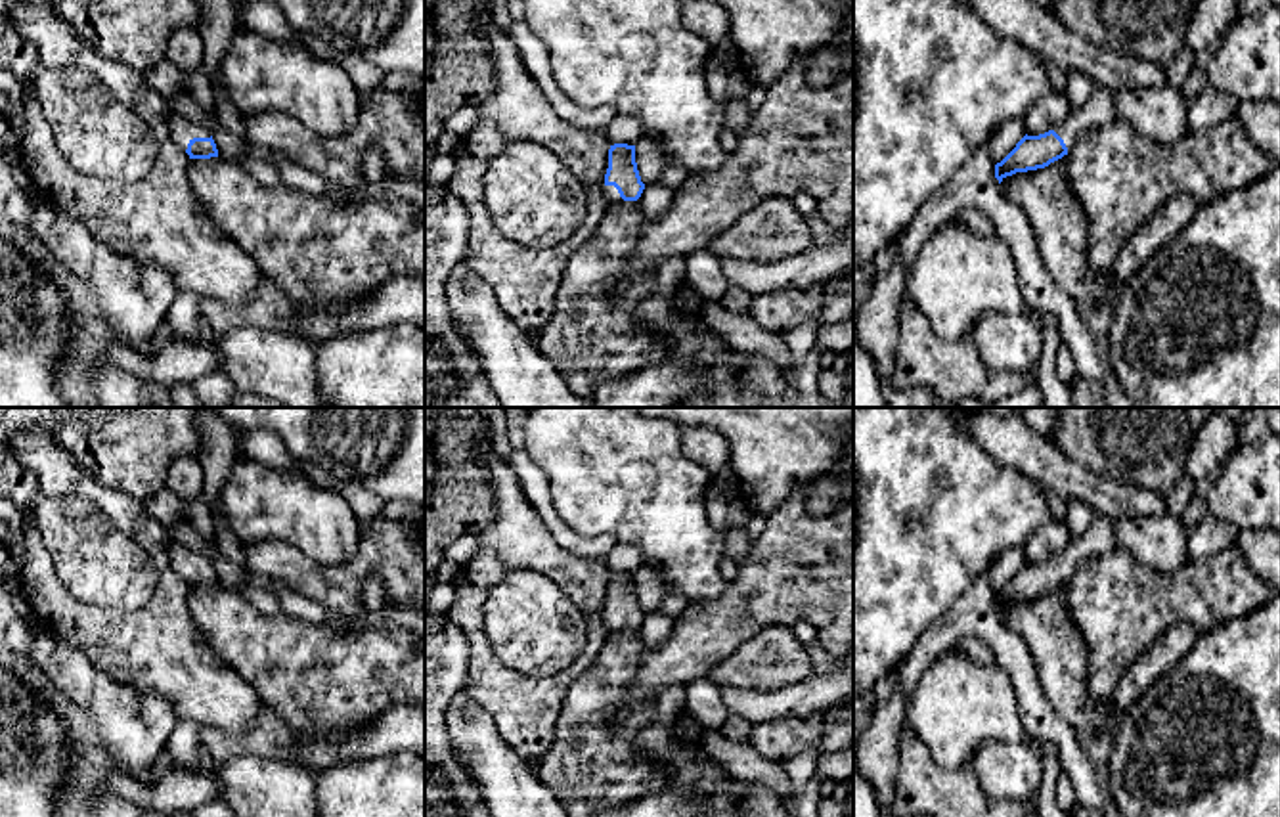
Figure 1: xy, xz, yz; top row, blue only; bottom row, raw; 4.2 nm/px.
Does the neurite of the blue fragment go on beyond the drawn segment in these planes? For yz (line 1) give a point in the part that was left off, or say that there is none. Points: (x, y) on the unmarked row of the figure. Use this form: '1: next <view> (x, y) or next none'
1: next yz (1097, 540)

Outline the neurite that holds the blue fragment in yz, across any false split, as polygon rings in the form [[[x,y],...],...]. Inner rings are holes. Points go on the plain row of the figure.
[[[1098,515],[1091,526],[1070,540],[1052,559],[1039,564],[1024,564],[1016,576],[995,593],[999,612],[1016,601],[1045,597],[1068,584],[1087,563],[1114,549],[1114,519]]]

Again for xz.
[[[614,572],[608,578],[608,597],[605,603],[605,624],[608,633],[624,629],[637,629],[645,618],[641,610],[635,574]]]

